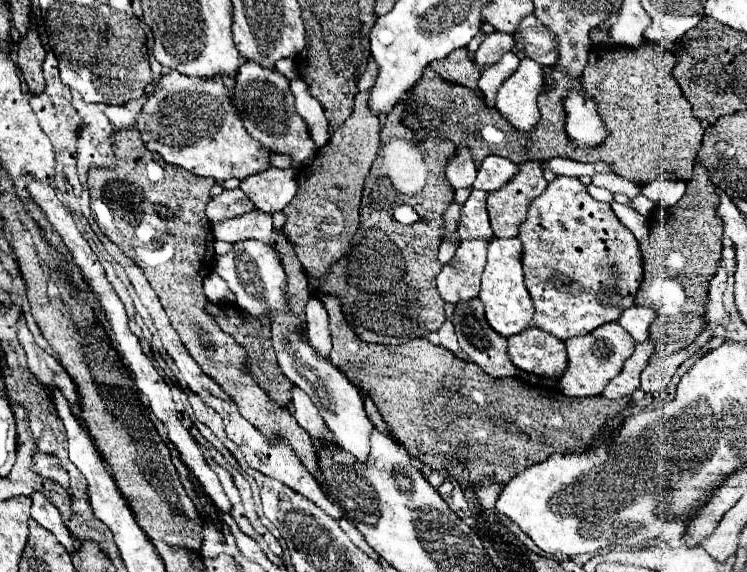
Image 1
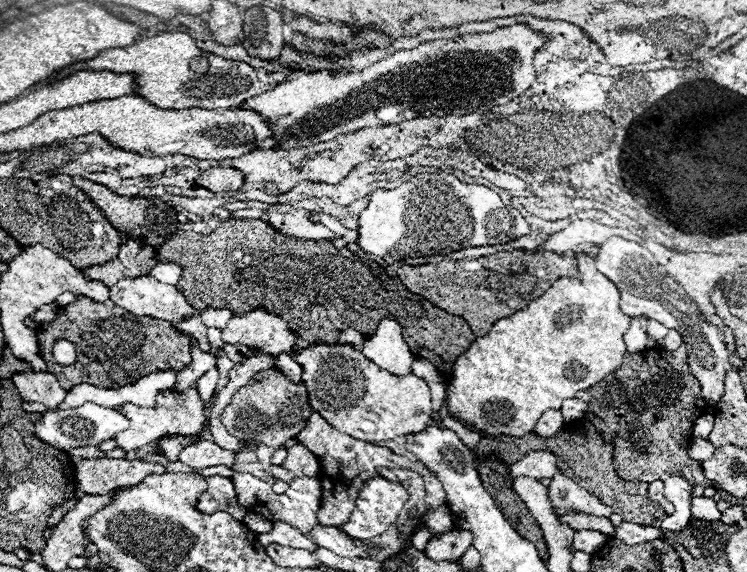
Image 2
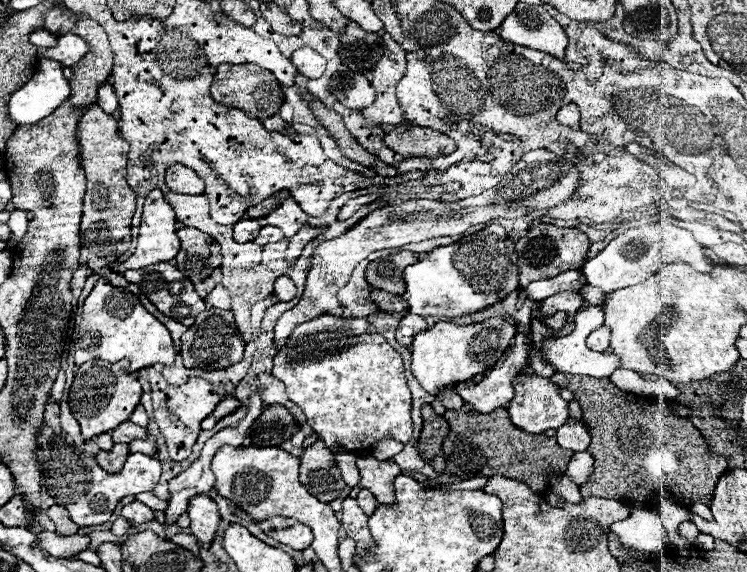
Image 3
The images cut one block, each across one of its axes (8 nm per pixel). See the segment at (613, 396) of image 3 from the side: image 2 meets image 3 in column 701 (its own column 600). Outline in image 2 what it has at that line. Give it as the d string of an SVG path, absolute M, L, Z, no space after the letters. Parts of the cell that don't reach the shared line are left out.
M584 416L574 422L566 422L556 436L550 438L540 438L536 432L530 432L528 436L522 438L512 438L512 436L498 436L498 438L482 438L476 448L476 456L486 456L488 452L498 452L500 458L506 464L516 464L520 462L530 450L550 450L558 458L558 470L572 478L580 488L588 490L592 496L596 496L602 504L610 506L616 514L620 514L626 522L638 522L638 524L654 524L658 520L666 518L664 508L650 500L648 496L648 484L646 482L636 482L636 480L622 480L614 466L612 466L612 454L614 446L604 442L600 432L594 428L594 424Z

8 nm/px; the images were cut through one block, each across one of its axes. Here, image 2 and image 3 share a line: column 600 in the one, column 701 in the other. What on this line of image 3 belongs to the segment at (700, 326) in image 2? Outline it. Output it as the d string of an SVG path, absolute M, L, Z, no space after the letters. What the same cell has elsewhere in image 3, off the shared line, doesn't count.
M650 222L618 234L598 256L590 258L582 266L582 272L590 286L600 286L604 292L612 292L616 288L638 284L672 262L684 262L698 272L712 272L712 260L704 254L704 246L696 242L688 230L666 222Z

